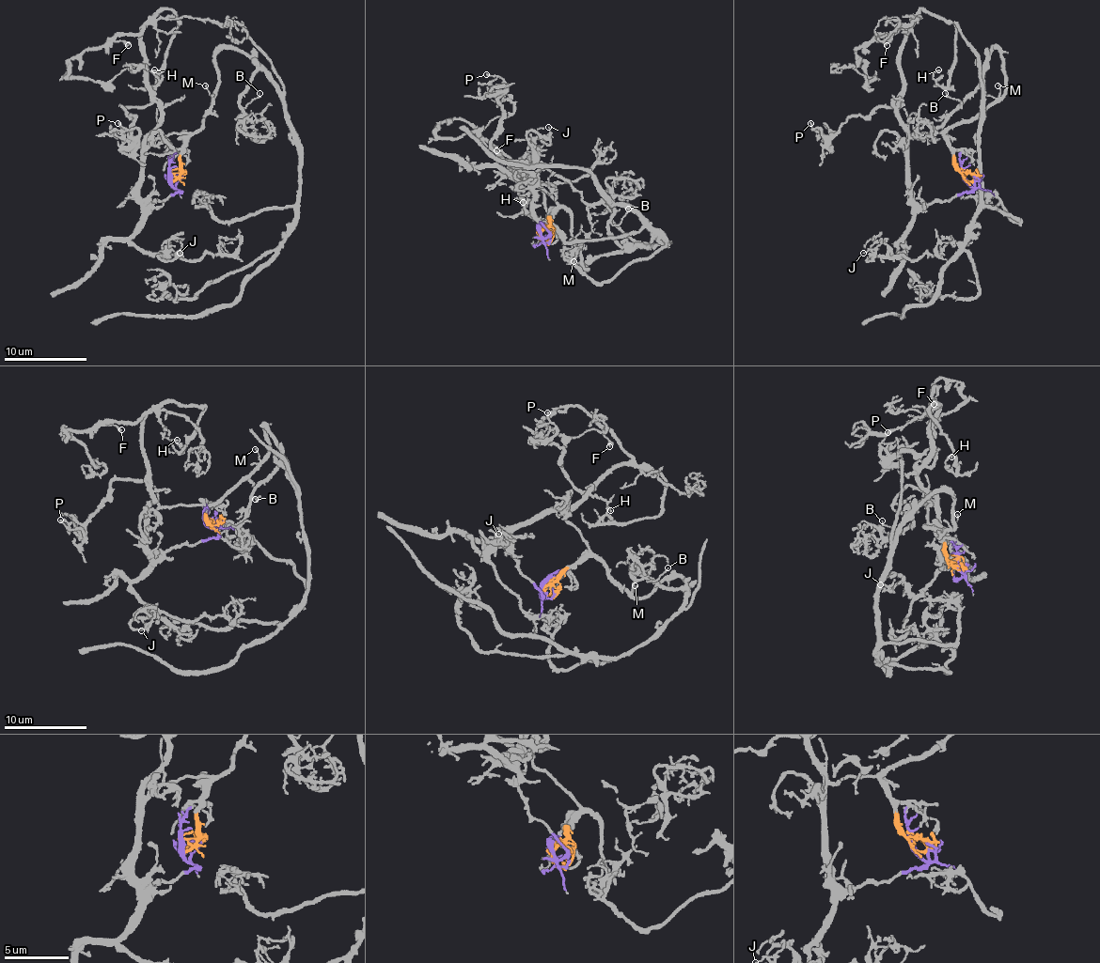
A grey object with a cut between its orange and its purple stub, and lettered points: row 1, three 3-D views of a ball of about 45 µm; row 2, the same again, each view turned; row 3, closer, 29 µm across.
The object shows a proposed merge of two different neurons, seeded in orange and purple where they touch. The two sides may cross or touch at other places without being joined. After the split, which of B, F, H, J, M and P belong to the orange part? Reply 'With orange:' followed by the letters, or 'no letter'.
With orange: B, M

